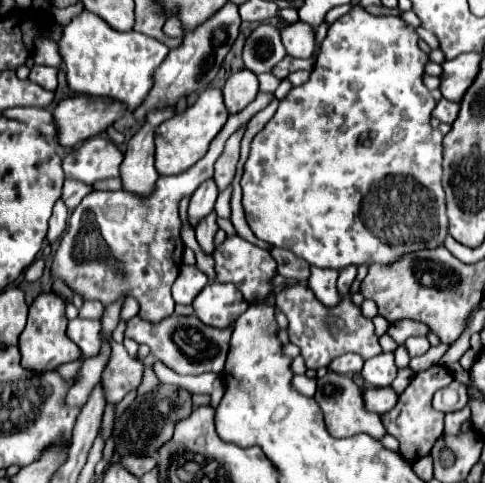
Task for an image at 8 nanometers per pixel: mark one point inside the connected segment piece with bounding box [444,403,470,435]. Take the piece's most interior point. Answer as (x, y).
(453, 421)

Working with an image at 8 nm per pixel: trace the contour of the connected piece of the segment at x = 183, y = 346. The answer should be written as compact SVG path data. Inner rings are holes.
M170 315L158 325L150 325L142 321L140 317L132 317L128 321L126 335L132 337L136 343L146 343L156 359L160 359L164 365L168 365L180 375L202 375L206 371L220 375L224 369L224 361L226 361L230 329L232 327L214 329L210 325L204 325L196 315L192 317Z

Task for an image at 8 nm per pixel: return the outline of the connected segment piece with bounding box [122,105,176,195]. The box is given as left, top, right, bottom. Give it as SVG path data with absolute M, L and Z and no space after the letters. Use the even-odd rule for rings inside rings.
M174 105L150 111L144 125L128 141L122 161L122 183L126 191L148 195L154 189L154 183L160 177L154 167L154 131L162 121L174 117L174 113Z

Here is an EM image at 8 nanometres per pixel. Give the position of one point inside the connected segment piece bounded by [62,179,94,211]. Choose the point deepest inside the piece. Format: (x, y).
(74, 191)

